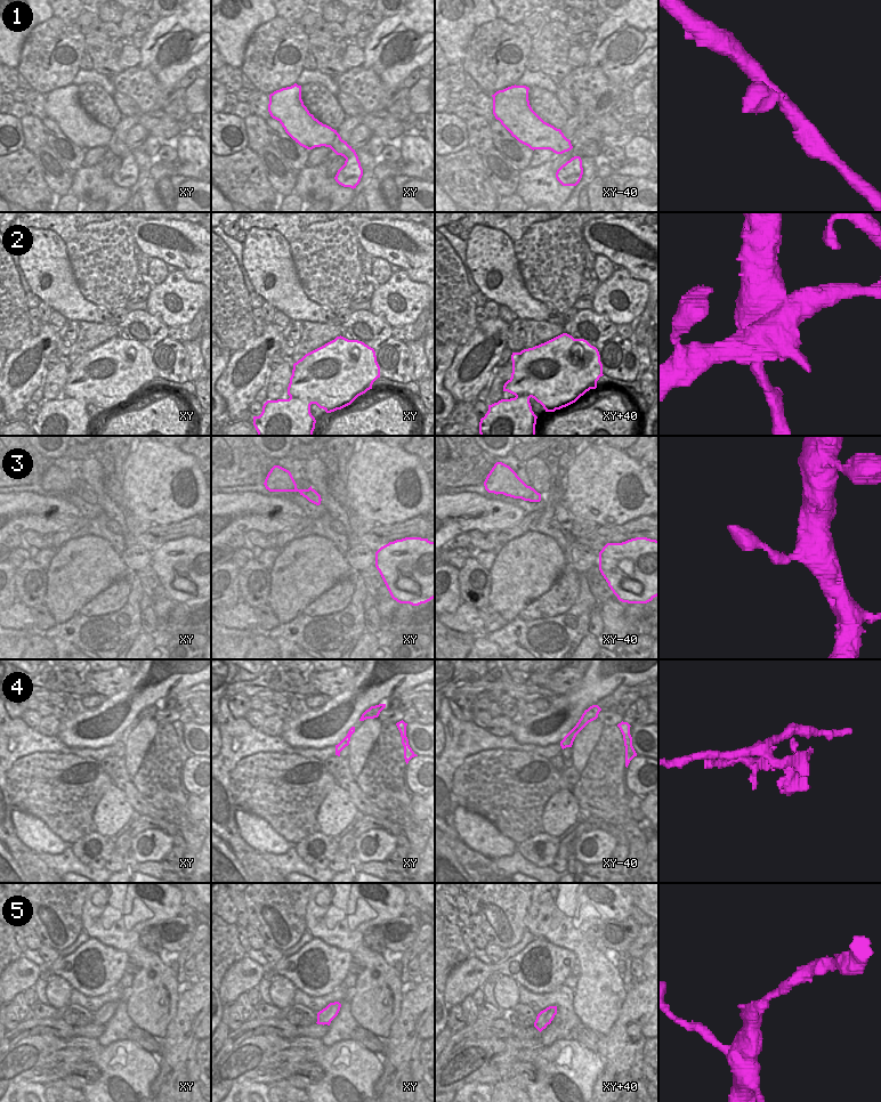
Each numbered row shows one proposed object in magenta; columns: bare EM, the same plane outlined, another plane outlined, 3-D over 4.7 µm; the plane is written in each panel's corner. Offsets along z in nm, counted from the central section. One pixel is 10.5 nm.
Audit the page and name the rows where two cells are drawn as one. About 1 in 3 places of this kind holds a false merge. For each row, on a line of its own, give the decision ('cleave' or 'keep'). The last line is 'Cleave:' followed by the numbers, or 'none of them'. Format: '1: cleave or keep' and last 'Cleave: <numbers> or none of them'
1: keep
2: cleave
3: keep
4: cleave
5: keep
Cleave: 2, 4

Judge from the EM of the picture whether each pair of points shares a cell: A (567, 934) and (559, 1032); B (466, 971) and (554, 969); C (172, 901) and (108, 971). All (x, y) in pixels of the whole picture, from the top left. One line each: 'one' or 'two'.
A: two
B: one
C: two

